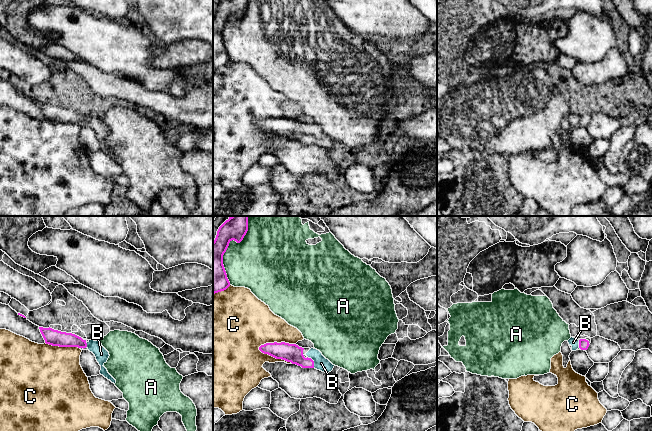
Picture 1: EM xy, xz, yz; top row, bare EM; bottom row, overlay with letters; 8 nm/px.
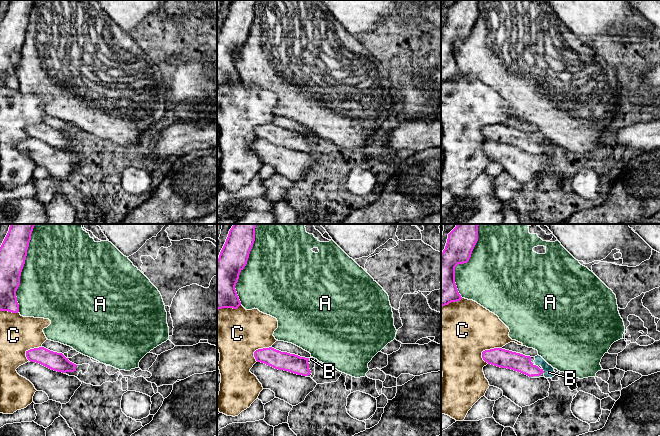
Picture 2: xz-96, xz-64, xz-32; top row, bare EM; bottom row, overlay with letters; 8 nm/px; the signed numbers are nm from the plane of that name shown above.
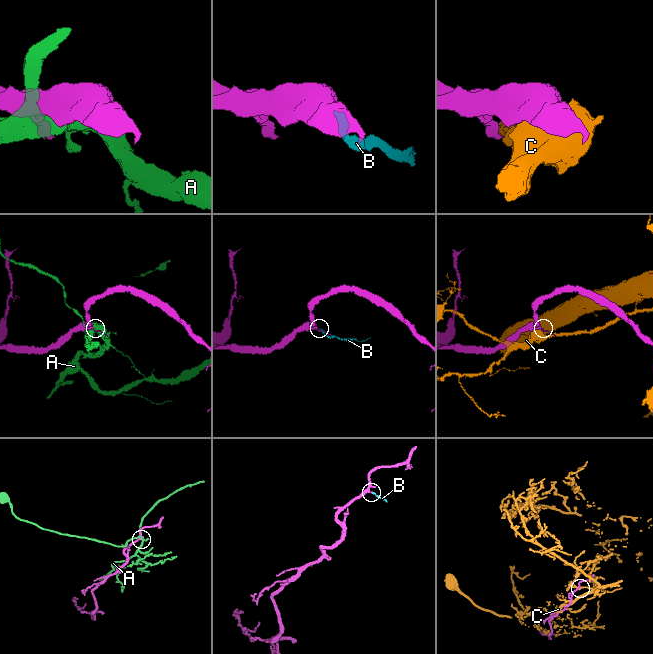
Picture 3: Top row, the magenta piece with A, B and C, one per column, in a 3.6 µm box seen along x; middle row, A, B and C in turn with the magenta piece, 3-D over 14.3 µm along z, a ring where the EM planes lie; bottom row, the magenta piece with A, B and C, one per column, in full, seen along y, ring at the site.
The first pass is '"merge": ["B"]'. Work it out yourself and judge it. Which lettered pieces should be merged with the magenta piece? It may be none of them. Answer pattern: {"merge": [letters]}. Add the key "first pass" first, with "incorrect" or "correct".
{"first pass": "correct", "merge": ["B"]}

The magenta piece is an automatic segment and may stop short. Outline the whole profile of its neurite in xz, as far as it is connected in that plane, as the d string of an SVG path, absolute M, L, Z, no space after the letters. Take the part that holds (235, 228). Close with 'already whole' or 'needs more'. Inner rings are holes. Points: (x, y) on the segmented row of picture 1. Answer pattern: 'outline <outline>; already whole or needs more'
outline M231 216L218 229L213 241L213 296L215 293L226 290L230 286L227 274L223 265L223 255L229 243L234 240L240 243L248 231L248 216Z; already whole

